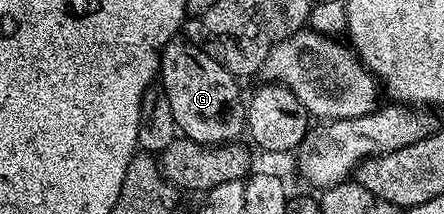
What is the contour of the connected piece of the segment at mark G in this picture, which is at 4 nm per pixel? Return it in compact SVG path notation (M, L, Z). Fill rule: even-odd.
M178 36L168 42L161 51L159 82L170 100L178 131L184 137L205 146L221 146L236 142L244 135L247 126L247 108L244 97L241 98L238 86L240 83L230 70L223 68L223 64L219 64L219 60L210 56L204 45L192 46L184 36Z

